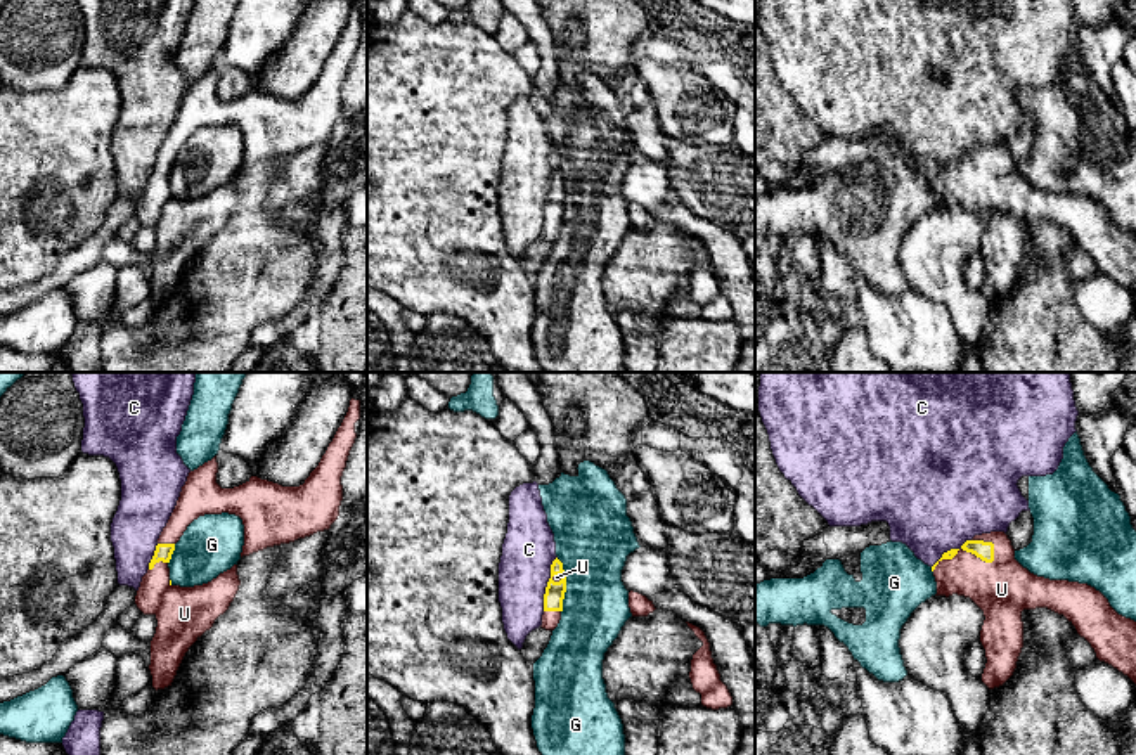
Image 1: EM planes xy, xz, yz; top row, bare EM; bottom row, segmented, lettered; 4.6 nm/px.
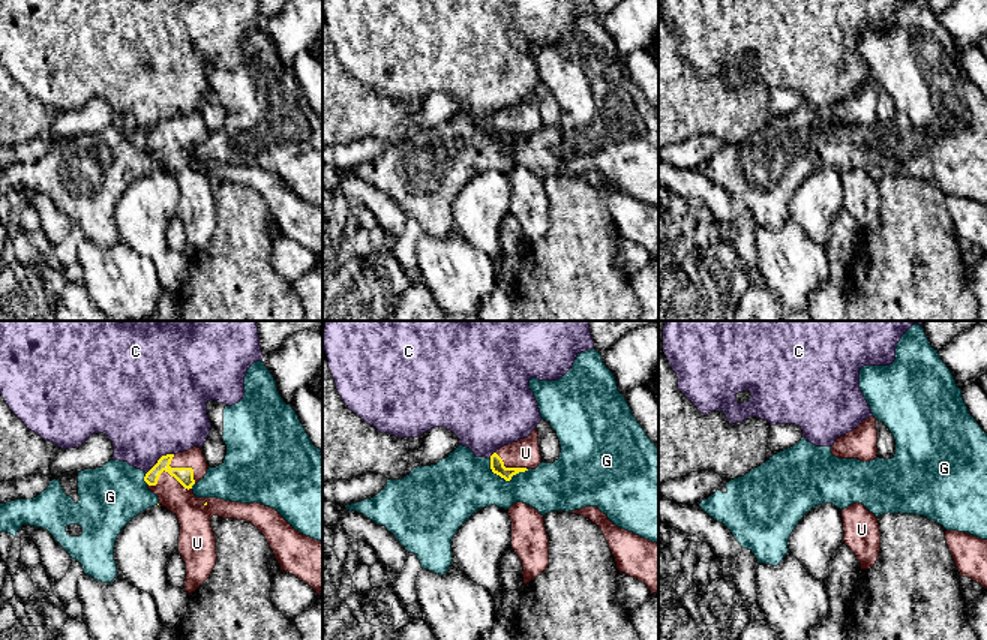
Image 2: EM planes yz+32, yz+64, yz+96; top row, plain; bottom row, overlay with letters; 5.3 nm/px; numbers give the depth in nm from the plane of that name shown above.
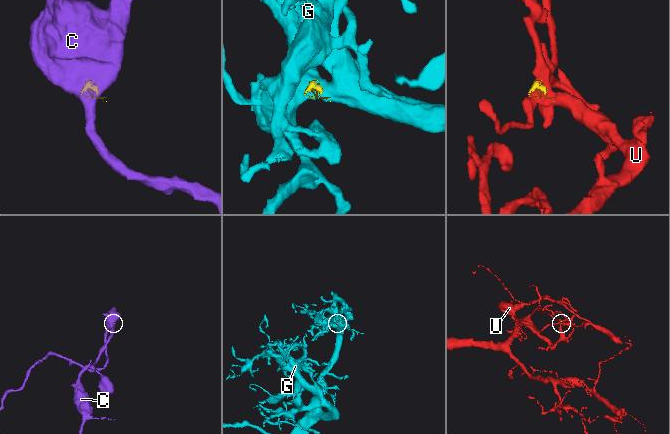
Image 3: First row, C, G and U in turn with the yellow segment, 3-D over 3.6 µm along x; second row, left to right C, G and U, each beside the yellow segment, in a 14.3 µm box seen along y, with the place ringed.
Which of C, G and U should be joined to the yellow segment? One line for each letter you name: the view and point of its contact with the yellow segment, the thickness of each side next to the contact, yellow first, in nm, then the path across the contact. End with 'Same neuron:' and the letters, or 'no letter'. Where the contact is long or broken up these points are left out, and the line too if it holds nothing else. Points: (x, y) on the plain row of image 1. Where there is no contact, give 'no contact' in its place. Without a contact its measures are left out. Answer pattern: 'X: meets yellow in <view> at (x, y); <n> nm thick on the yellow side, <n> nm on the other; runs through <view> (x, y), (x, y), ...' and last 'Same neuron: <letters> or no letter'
U: meets yellow in yz at (970, 163); 80 nm thick on the yellow side, 280 nm on the other
Same neuron: U

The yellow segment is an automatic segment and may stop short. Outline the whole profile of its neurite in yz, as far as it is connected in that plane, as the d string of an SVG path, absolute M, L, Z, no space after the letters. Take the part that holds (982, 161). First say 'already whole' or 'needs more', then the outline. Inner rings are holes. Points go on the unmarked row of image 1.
needs more; M1004 144L975 147L932 178L937 206L965 208L984 223L980 255L985 261L982 294L1003 298L1023 260L1023 222L1048 220L1063 227L1105 274L1136 296L1136 234L1119 227L1088 196L1037 189L1015 171Z

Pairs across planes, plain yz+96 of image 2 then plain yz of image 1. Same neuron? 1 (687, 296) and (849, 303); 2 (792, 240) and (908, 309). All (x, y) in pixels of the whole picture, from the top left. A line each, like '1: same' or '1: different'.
1: same
2: same

